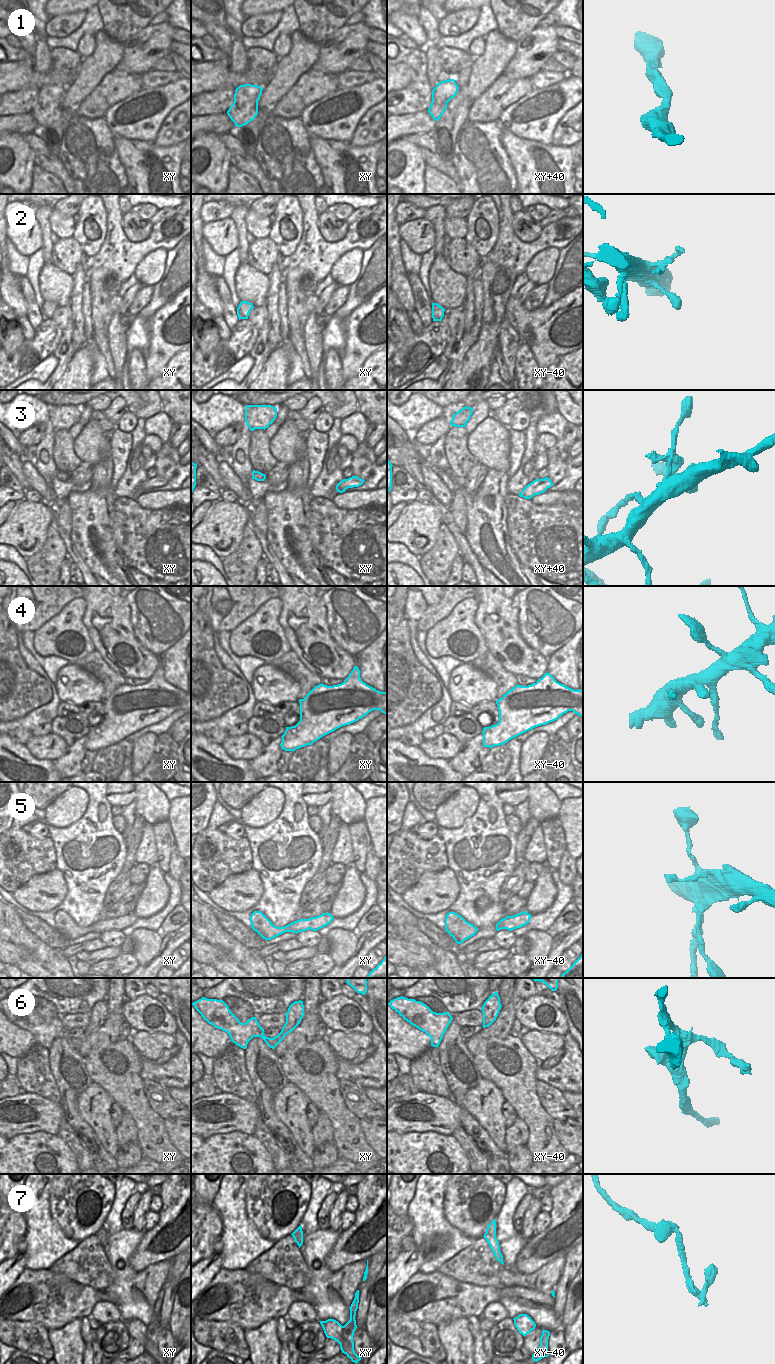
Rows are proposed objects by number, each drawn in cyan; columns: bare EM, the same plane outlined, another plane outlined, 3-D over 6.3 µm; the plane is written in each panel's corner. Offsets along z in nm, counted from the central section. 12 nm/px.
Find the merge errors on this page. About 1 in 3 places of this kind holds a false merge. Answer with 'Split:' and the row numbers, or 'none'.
Split: 3, 7

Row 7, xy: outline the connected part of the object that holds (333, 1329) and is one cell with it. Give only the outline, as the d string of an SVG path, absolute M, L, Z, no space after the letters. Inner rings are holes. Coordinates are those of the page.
M334 1319L319 1322L326 1337L337 1341L340 1344L342 1353L346 1354L352 1362L357 1364L361 1360L361 1357L355 1353L352 1335L349 1335L346 1340L343 1338L344 1326Z

